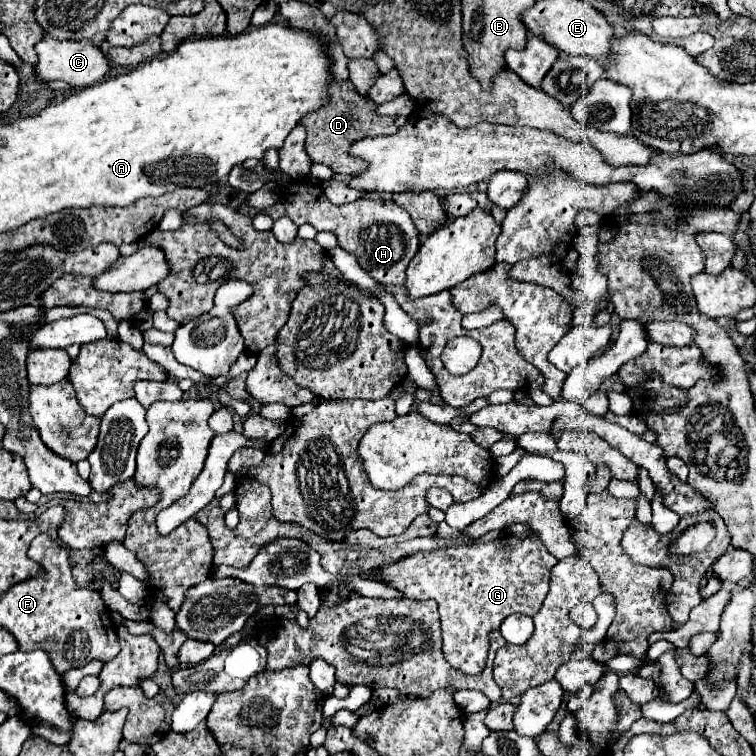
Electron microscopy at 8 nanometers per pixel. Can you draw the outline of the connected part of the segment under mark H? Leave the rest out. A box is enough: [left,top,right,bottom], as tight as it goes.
[263,179,419,285]

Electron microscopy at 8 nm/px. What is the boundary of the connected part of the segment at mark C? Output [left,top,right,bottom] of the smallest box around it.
[35,35,109,87]

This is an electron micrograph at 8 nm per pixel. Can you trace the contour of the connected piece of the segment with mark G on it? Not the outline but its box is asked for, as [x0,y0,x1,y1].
[377,533,557,675]

